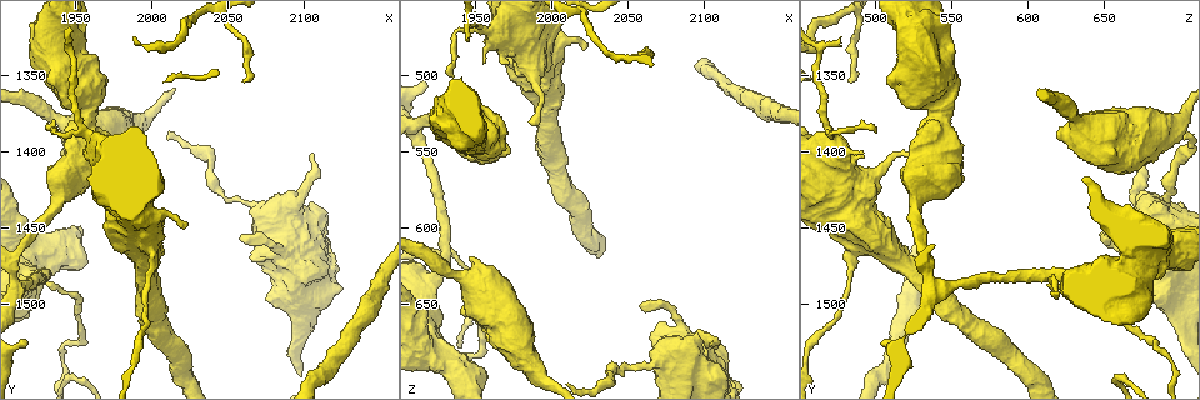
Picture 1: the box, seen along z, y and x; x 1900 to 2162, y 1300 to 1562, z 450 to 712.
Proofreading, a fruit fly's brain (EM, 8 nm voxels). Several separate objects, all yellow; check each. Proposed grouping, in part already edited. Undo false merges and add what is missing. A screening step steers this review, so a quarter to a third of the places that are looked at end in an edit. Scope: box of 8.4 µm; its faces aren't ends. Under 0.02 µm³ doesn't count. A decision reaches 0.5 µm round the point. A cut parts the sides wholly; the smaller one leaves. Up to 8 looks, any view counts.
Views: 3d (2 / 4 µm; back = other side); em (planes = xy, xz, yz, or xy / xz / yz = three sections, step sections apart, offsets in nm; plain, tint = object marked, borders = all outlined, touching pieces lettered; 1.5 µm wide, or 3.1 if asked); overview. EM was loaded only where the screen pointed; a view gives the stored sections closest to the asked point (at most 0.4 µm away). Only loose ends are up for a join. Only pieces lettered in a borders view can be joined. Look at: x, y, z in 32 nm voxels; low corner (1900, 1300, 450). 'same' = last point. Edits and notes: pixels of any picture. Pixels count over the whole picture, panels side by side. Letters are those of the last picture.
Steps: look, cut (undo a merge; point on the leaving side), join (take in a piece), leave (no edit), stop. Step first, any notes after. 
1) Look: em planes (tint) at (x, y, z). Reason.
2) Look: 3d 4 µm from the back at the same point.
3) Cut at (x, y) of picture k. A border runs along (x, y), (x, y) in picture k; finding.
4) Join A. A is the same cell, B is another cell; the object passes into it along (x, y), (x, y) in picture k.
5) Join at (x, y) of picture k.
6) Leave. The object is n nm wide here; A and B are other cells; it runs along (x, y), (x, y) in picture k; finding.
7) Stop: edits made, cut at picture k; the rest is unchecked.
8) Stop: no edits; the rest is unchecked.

Look: em planes (plain) at (1972, 1388, 550). Thick end.

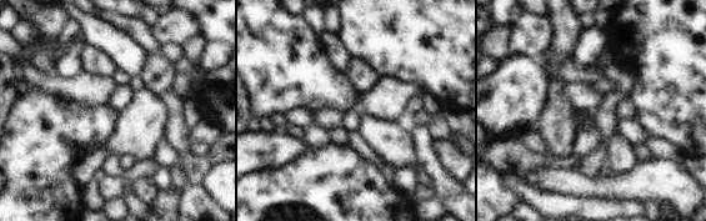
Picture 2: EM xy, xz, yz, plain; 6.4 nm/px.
Look: em planes (borders) at the same point. What lies round it.

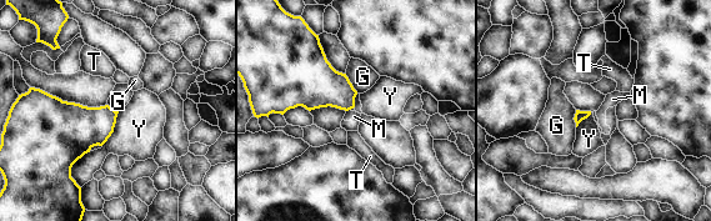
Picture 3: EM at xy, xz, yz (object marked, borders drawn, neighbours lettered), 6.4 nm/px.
Leave. G, M, T and Y are other cells; a border runs along (90, 151), (71, 167), (80, 187) in picture 3; no lettered piece goes on from it.

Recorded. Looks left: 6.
Look: 3d 2 µm at (1936, 1488, 616). Three-way junction.

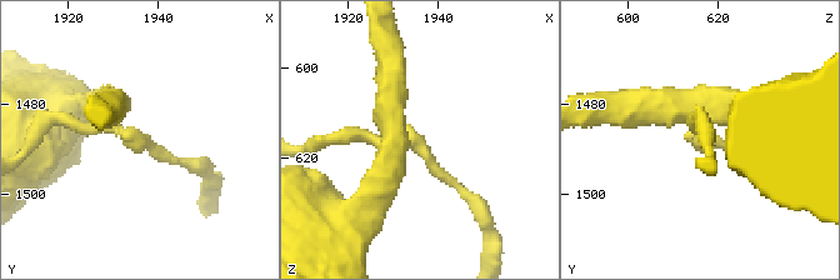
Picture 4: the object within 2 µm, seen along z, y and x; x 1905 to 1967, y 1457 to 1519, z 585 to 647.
Look: em planes (plain) at (1935, 1489, 618). 3 arms meet here; now the EM.

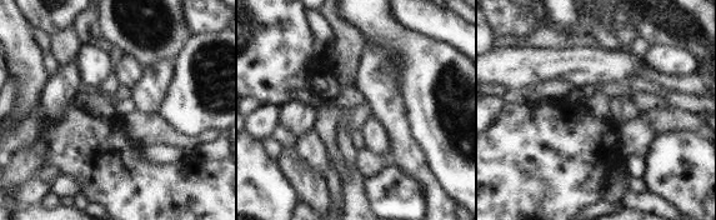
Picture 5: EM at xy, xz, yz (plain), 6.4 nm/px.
Look: em planes (borders) at the same point.

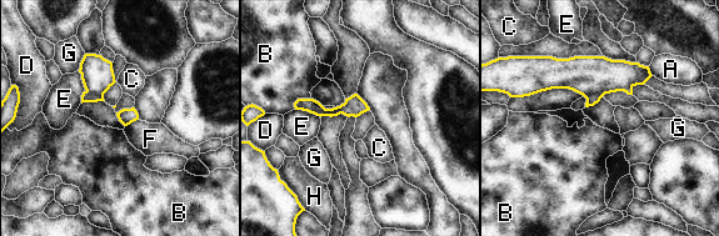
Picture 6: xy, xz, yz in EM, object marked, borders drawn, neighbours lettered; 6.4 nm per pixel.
Cut at (86, 96) of picture 6. The longest contact is with E, 200 nm; A, B, C, D, E, F, G and H are other cells; the part that leaves runs along (298, 104), (321, 111), (364, 108) in picture 6; two neurons meet here.

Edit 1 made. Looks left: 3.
Stop: edits made, cut at picture 6; the rest is unchecked.

